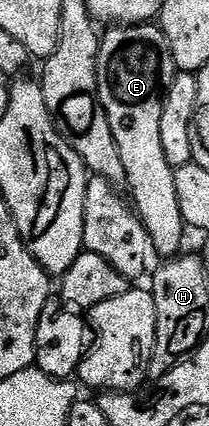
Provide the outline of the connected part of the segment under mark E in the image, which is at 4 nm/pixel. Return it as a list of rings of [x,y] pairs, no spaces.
[[[154,22],[114,26],[109,31],[98,46],[98,101],[104,106],[108,126],[112,126],[116,150],[120,150],[120,162],[124,162],[124,184],[130,187],[128,196],[142,219],[150,247],[162,258],[173,258],[183,251],[182,239],[188,226],[180,214],[180,198],[176,198],[174,169],[164,158],[160,142],[162,103],[176,75],[172,50]]]

